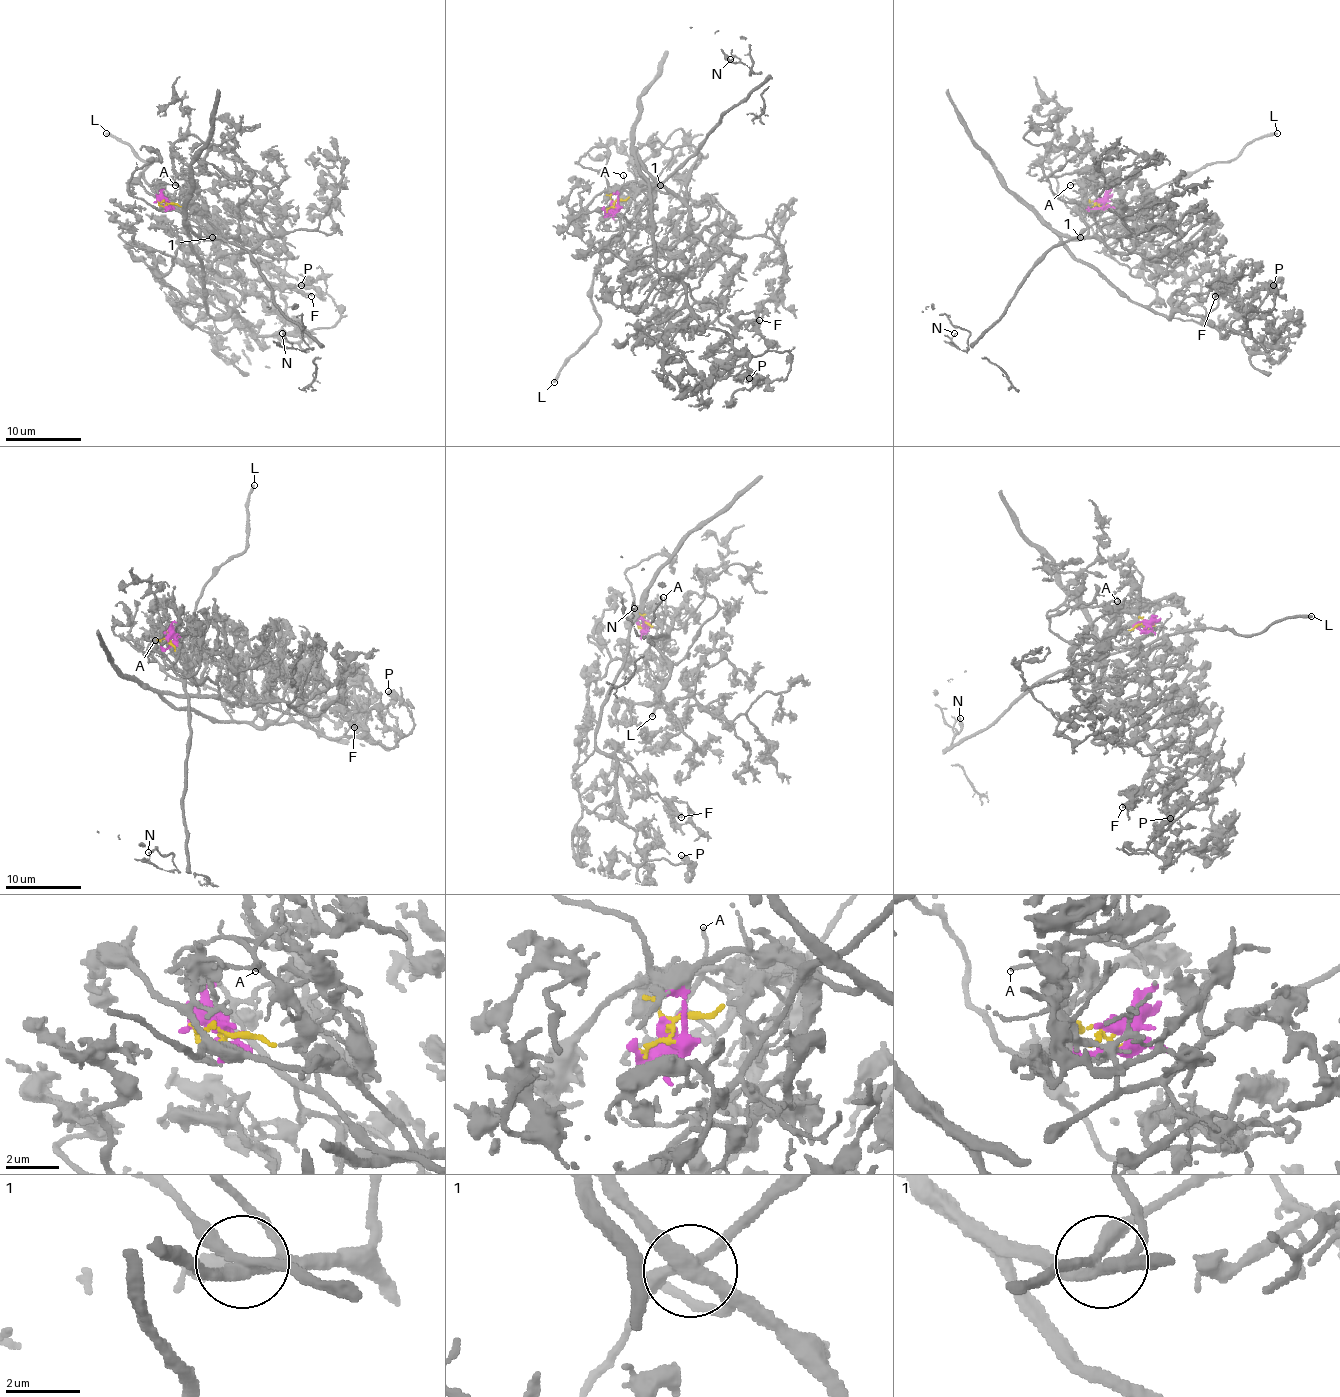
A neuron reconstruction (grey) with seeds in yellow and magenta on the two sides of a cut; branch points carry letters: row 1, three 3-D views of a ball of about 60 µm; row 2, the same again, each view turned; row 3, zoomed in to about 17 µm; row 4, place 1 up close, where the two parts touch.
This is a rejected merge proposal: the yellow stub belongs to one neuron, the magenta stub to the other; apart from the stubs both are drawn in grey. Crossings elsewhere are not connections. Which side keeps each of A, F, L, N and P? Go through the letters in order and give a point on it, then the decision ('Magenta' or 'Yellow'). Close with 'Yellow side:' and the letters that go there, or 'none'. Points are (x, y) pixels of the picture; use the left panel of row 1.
A: Place: (175, 185). Yellow
F: Place: (311, 296). Magenta
L: Place: (106, 133). Yellow
N: Place: (282, 333). Yellow
P: Place: (301, 285). Magenta
Yellow side: A, L, N

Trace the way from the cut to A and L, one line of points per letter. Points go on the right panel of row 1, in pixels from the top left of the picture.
A: (1100, 203), (1094, 207), (1088, 203), (1079, 184), (1069, 186)
L: (1100, 203), (1092, 207), (1100, 216), (1113, 218), (1138, 197), (1208, 165), (1229, 163), (1254, 140), (1277, 132)

